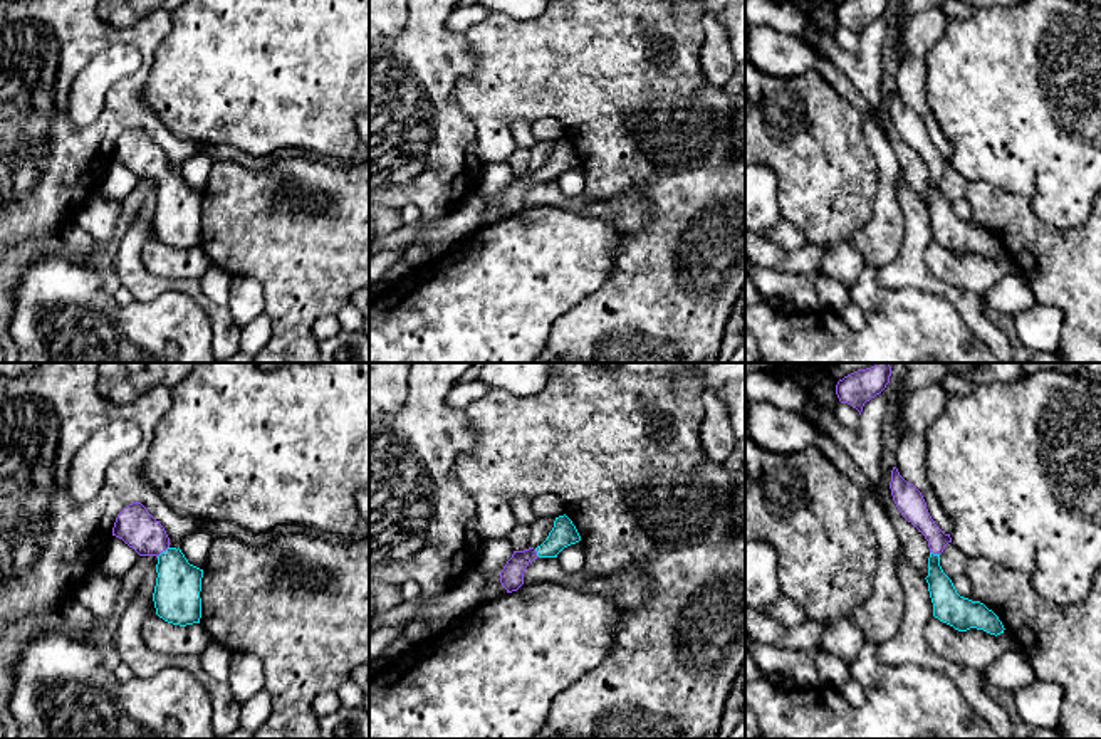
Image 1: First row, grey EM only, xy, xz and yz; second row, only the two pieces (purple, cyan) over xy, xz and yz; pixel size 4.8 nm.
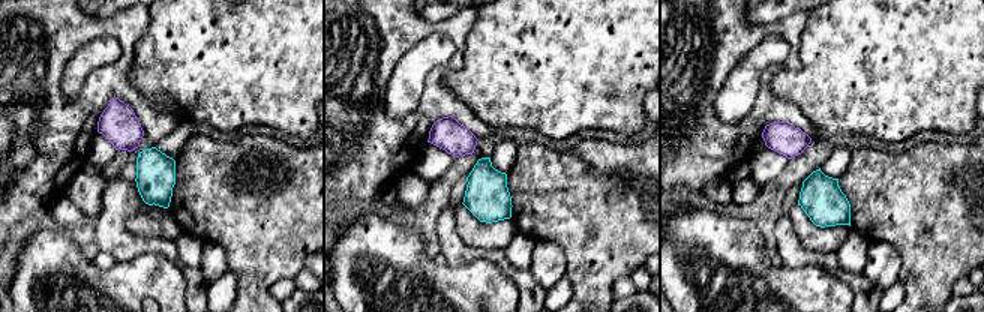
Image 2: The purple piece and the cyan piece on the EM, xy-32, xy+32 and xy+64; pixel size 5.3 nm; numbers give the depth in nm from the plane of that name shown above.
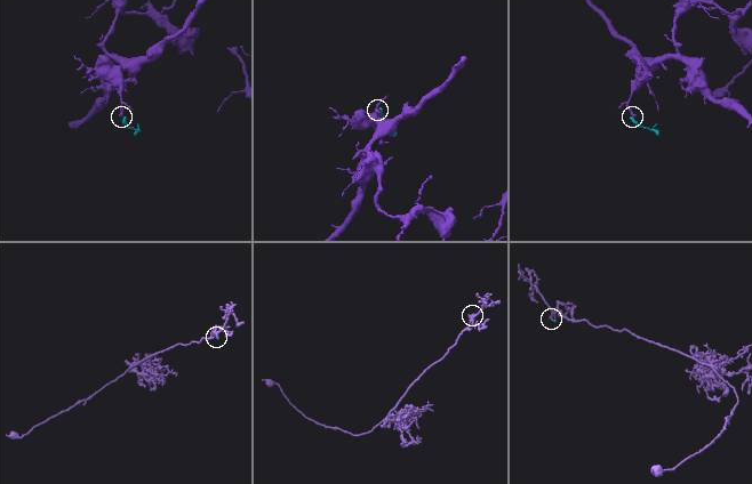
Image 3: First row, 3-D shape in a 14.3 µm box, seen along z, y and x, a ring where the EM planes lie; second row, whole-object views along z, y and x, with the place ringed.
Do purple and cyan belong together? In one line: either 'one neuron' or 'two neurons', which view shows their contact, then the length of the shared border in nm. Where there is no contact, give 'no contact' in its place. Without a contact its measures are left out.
one neuron; meets purple in xy; contact 80 nm long

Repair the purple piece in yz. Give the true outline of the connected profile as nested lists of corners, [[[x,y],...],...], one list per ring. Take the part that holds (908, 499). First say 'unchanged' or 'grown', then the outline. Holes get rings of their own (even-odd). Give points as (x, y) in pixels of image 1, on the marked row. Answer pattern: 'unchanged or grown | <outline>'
grown | [[[896,467],[891,470],[890,489],[901,516],[928,541],[930,558],[928,576],[925,579],[933,603],[933,616],[958,632],[977,628],[995,637],[1004,633],[1005,628],[999,616],[984,603],[960,596],[952,579],[943,573],[940,554],[952,542],[952,537],[935,524],[921,492],[906,482]]]

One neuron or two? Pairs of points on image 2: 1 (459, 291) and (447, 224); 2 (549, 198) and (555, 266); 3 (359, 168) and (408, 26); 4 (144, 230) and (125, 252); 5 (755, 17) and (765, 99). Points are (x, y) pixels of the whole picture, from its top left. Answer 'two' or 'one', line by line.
1: two
2: two
3: one
4: two
5: two

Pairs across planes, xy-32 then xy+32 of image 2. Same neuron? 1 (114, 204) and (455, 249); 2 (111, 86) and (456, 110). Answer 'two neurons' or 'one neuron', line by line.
1: one neuron
2: one neuron

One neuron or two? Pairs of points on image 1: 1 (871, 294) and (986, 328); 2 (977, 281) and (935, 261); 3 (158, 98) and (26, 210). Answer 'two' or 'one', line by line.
1: two
2: one
3: two

